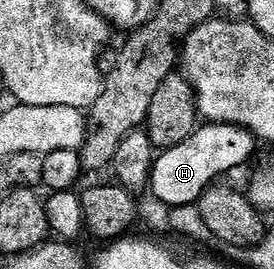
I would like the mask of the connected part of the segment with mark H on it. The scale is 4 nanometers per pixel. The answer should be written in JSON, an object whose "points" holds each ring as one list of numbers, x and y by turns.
{"points":[[207,123,196,128,195,132,189,135,189,139,185,139,185,143,177,143,177,147,162,150,158,154,157,185,159,181,159,190,155,193,156,199,159,201,171,201,170,203,198,202,201,194,206,189,211,188,216,179,222,178,219,176,226,169,235,169,238,165,245,164,254,155,255,145,257,145,256,136,240,126]]}

